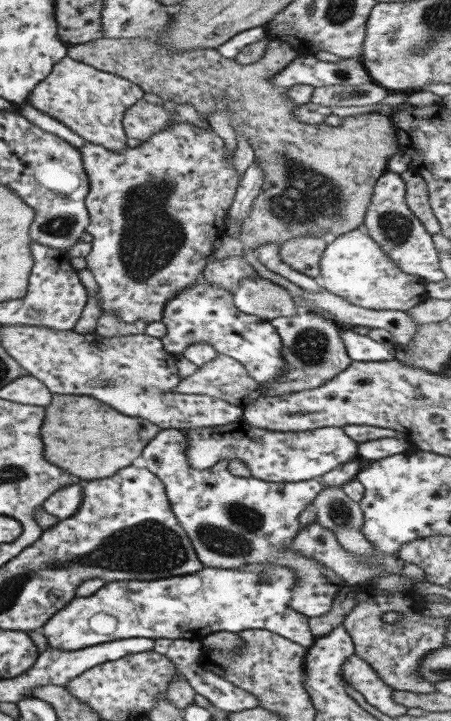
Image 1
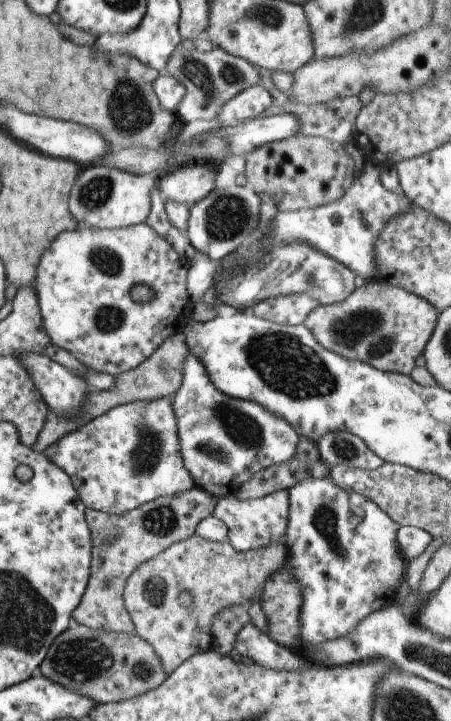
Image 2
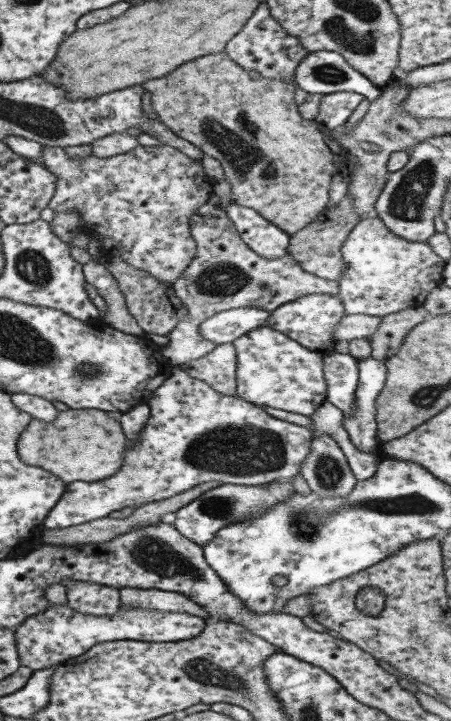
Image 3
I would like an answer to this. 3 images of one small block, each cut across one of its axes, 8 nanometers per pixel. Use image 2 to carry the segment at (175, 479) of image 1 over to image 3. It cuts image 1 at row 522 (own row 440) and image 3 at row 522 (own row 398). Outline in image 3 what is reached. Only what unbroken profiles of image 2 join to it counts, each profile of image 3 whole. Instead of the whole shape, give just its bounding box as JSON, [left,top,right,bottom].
[171,480,293,547]

